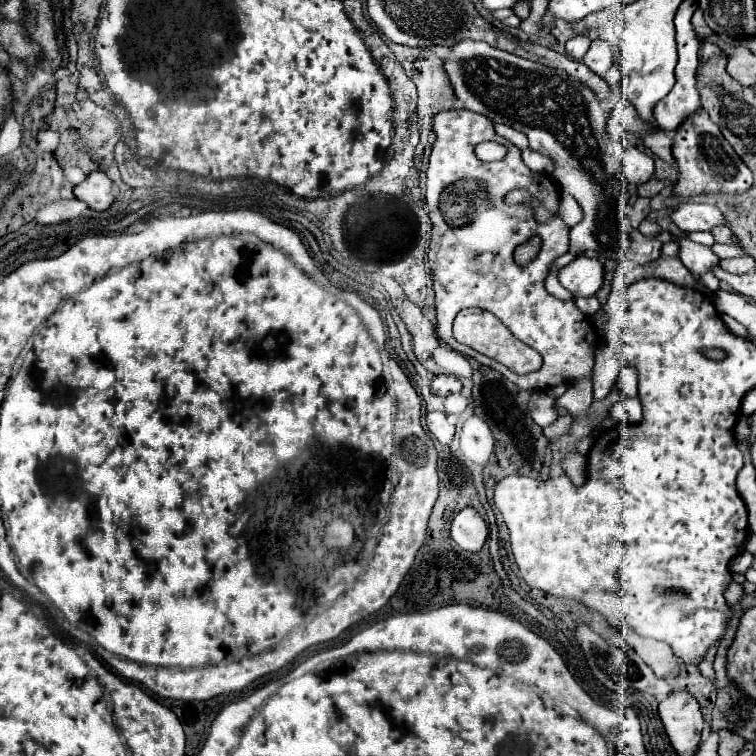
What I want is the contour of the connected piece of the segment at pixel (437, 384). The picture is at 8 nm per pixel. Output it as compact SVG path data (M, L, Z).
M435 376L431 382L431 392L441 398L457 394L459 390L461 390L461 380L455 376Z

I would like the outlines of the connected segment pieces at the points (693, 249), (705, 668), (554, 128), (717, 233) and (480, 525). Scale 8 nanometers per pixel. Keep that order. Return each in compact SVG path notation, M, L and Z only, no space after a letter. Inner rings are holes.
M673 236L673 242L679 246L679 258L681 262L695 274L695 276L701 276L707 272L707 268L711 268L713 264L719 262L719 258L711 252L711 248L707 246L701 246L701 244L695 244L687 238L679 238L679 236Z
M719 642L717 644L713 644L711 648L709 648L709 652L705 654L705 662L701 662L699 666L697 666L697 670L701 672L701 676L703 678L707 678L709 682L713 682L715 678L715 670L713 670L713 658L715 658L715 652L717 652L717 646L719 646Z
M465 40L451 48L445 70L465 110L507 124L529 138L529 148L555 162L553 178L563 194L571 194L583 208L583 220L571 228L569 252L607 252L609 258L647 264L661 256L661 242L643 236L627 218L625 178L613 170L611 142L607 132L609 110L575 76L565 70L519 58L485 42ZM619 182L619 184L613 184Z
M715 226L713 230L713 238L715 242L721 242L721 244L729 244L729 246L737 246L737 242L733 242L733 232L727 228L727 226Z
M465 508L453 518L451 538L467 552L481 550L487 540L487 534L489 532L487 532L485 520L473 508Z

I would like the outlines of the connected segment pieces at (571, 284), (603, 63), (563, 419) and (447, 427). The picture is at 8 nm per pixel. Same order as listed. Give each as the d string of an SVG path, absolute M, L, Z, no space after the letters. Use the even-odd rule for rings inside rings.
M579 254L571 264L559 270L559 282L573 296L595 296L595 292L603 284L603 266Z
M593 40L587 54L583 56L583 64L587 64L597 76L605 76L605 72L613 66L613 50L605 40Z
M567 414L567 416L559 416L551 426L543 428L543 432L545 432L545 436L547 436L549 440L553 440L553 438L559 438L559 436L567 434L569 428L571 428L571 424L573 424L573 418L571 418L569 414Z
M429 412L425 416L425 426L427 426L427 432L441 444L449 444L453 440L455 424L447 418L445 412Z

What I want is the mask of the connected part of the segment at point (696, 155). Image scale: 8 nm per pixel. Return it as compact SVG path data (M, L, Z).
M705 110L689 118L689 122L685 122L681 130L677 130L673 142L673 156L679 166L675 196L689 198L699 194L741 194L753 186L753 172L741 162L741 158L723 138L719 126L711 122Z

